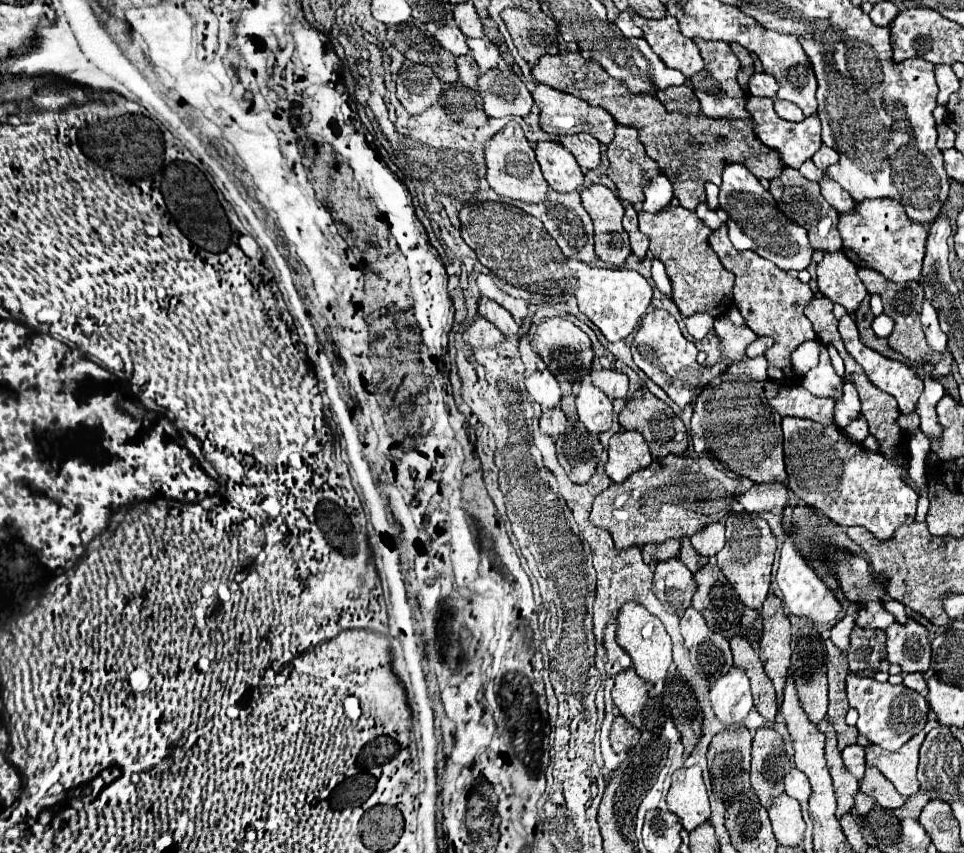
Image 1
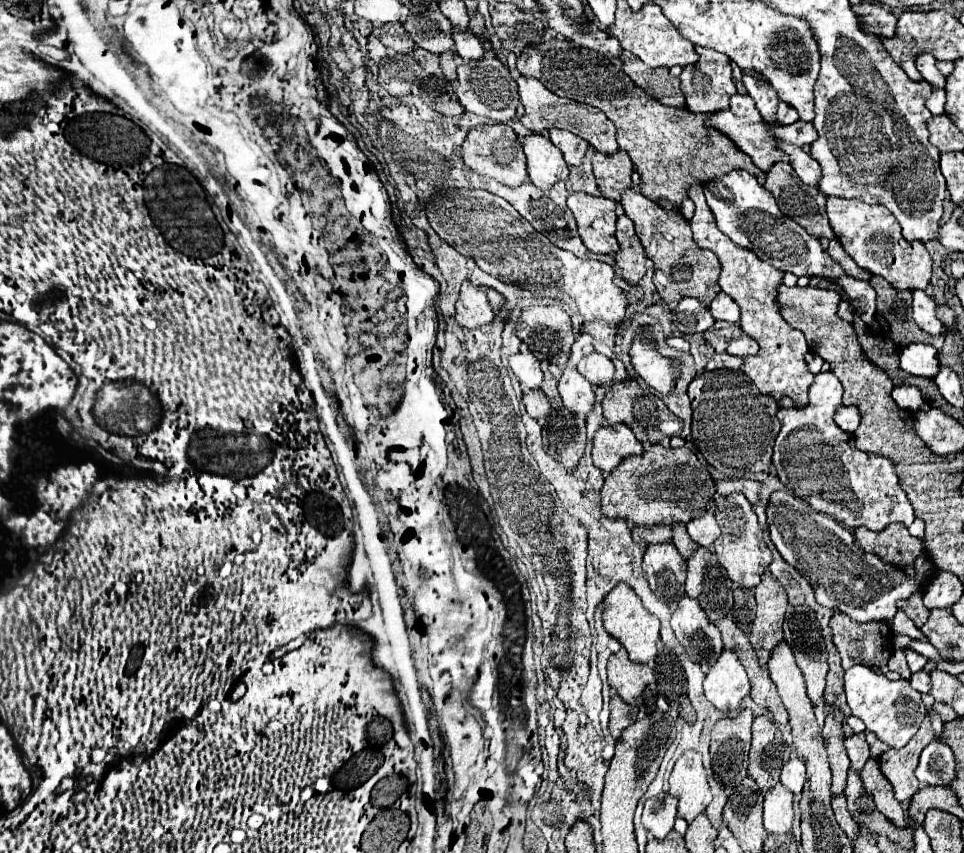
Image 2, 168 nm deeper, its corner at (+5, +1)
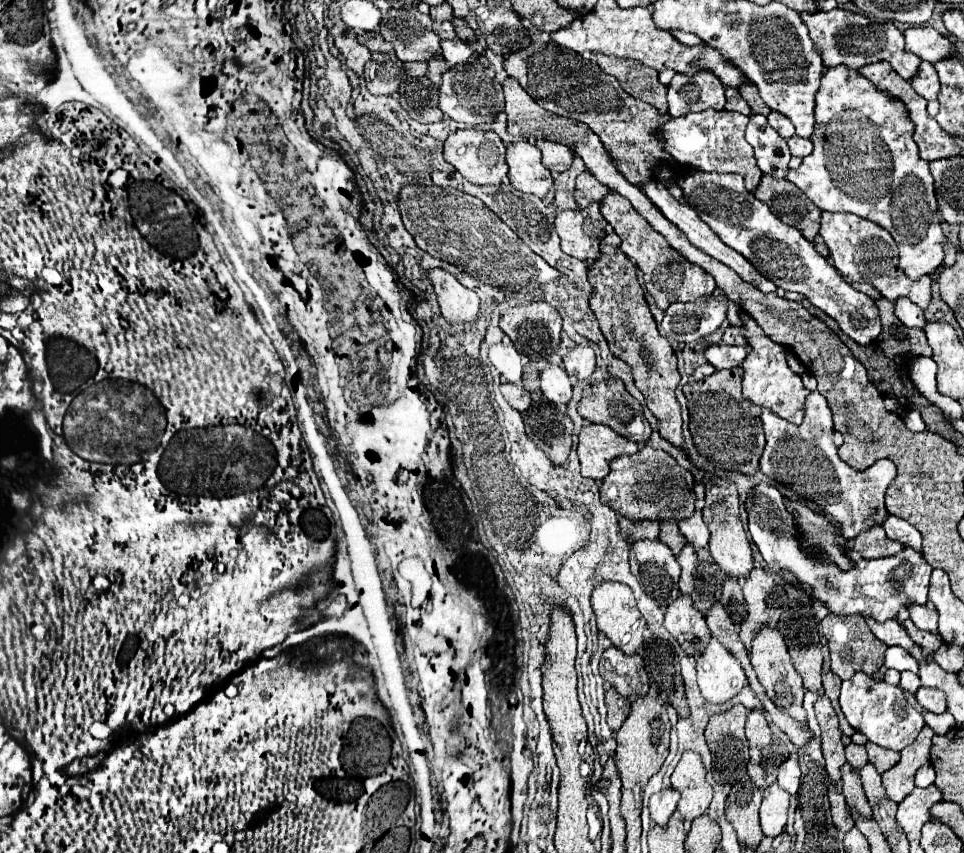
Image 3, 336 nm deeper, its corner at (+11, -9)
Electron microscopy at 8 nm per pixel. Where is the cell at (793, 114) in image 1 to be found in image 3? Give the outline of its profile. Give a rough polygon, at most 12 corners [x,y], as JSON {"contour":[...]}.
{"contour":[[779,112],[767,116],[783,138],[795,134],[795,126],[787,116]]}

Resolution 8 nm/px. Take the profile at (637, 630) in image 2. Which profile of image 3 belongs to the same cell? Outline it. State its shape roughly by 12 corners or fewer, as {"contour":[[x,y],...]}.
{"contour":[[625,584],[591,594],[599,632],[625,654],[643,648],[647,622]]}

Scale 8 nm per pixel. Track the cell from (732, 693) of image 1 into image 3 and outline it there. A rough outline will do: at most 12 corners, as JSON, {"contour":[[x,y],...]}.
{"contour":[[713,638],[697,660],[697,684],[707,702],[723,704],[747,678]]}

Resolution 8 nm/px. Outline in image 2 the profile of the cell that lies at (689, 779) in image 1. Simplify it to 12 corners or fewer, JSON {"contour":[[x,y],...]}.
{"contour":[[699,752],[675,762],[669,794],[687,822],[705,812],[713,794]]}

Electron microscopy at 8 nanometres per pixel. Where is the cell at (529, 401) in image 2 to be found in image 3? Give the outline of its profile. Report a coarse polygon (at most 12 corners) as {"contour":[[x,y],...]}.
{"contour":[[503,384],[505,400],[519,412],[529,410],[531,394],[523,386]]}

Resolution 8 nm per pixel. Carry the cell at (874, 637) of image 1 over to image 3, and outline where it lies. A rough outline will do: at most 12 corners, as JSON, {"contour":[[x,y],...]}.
{"contour":[[863,616],[821,622],[829,640],[831,670],[847,680],[873,676],[885,644]]}

